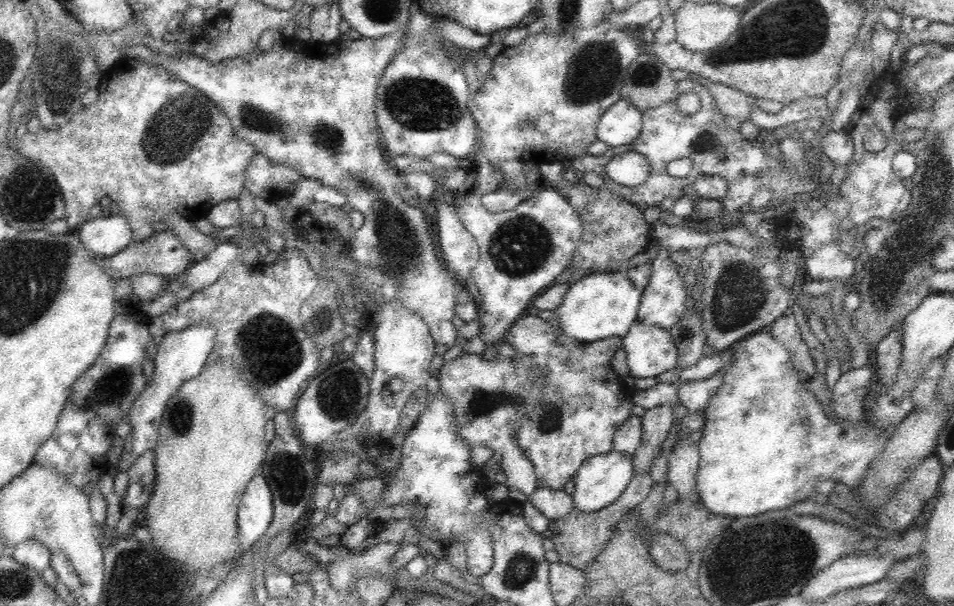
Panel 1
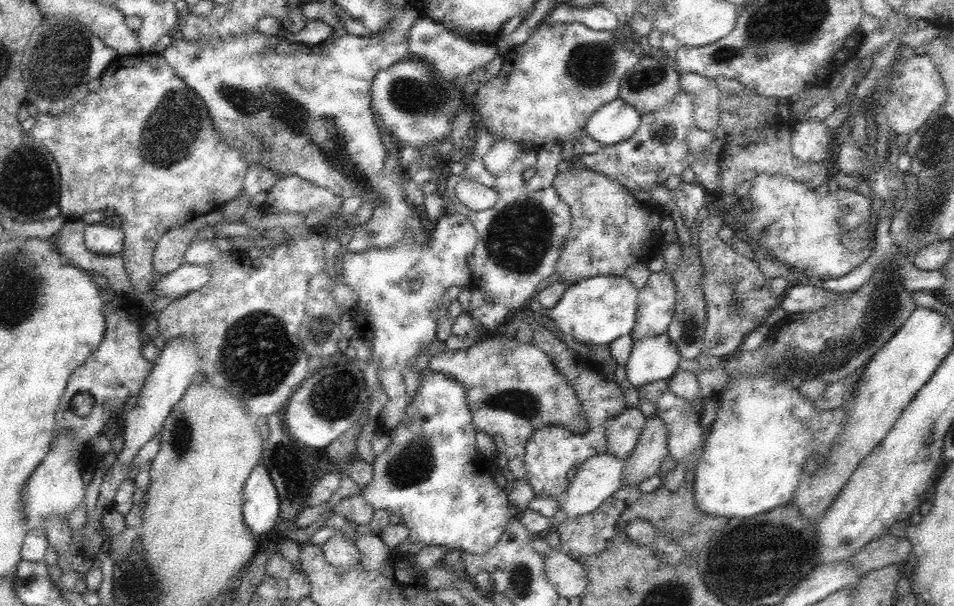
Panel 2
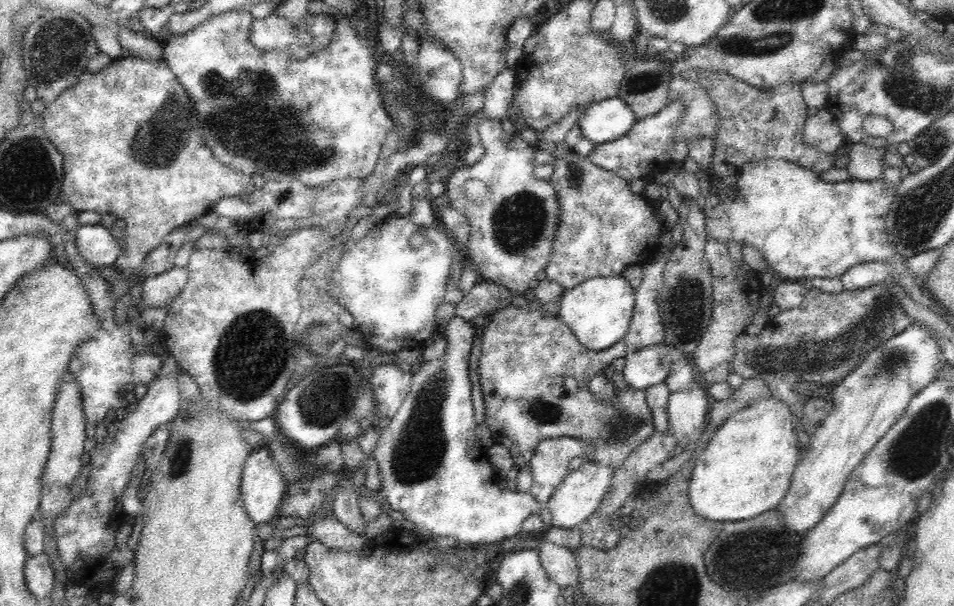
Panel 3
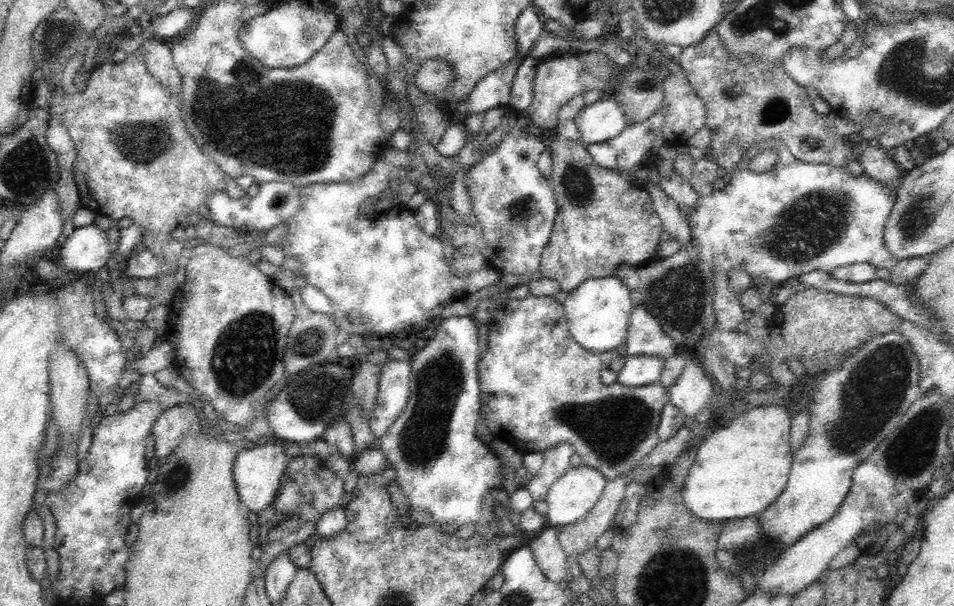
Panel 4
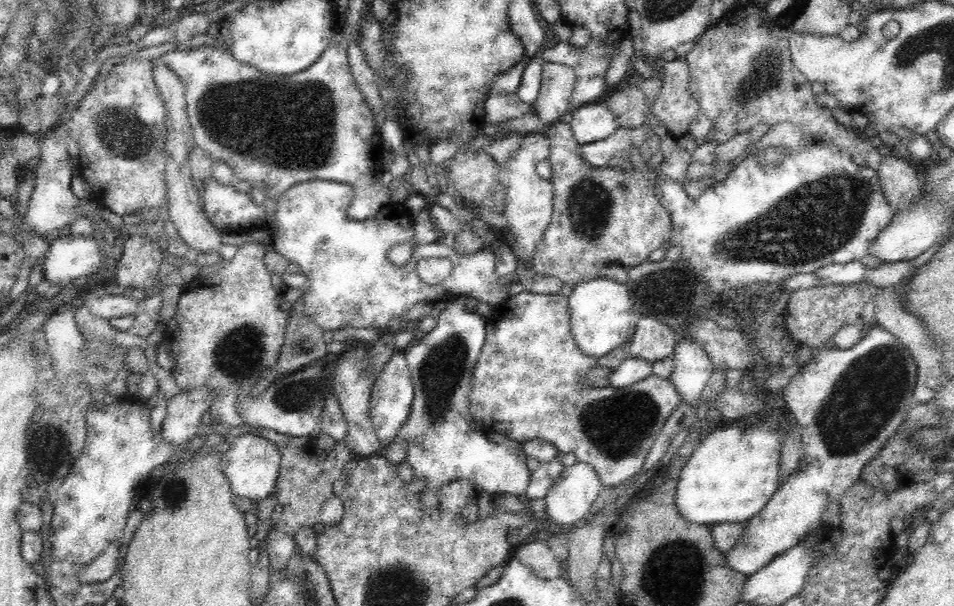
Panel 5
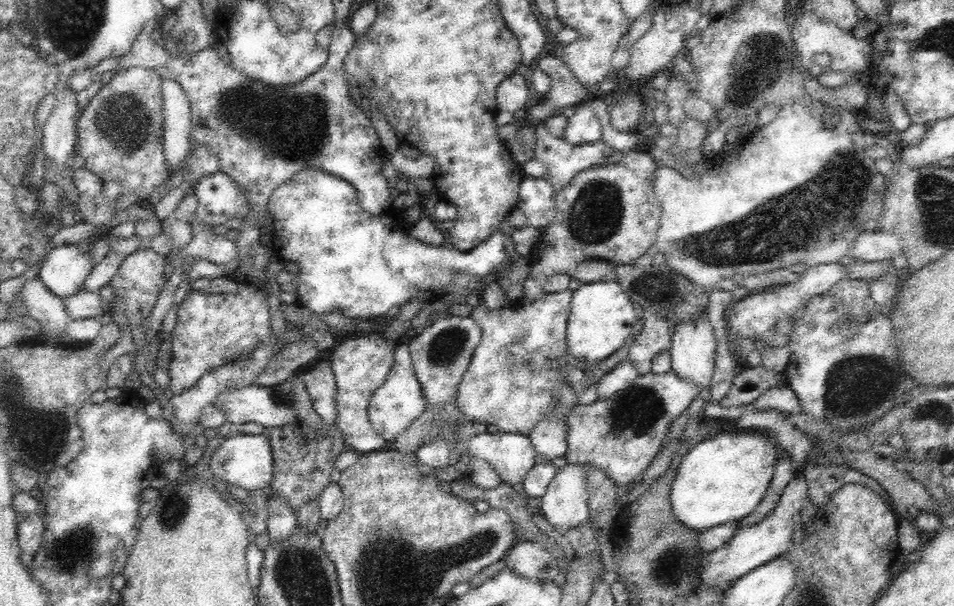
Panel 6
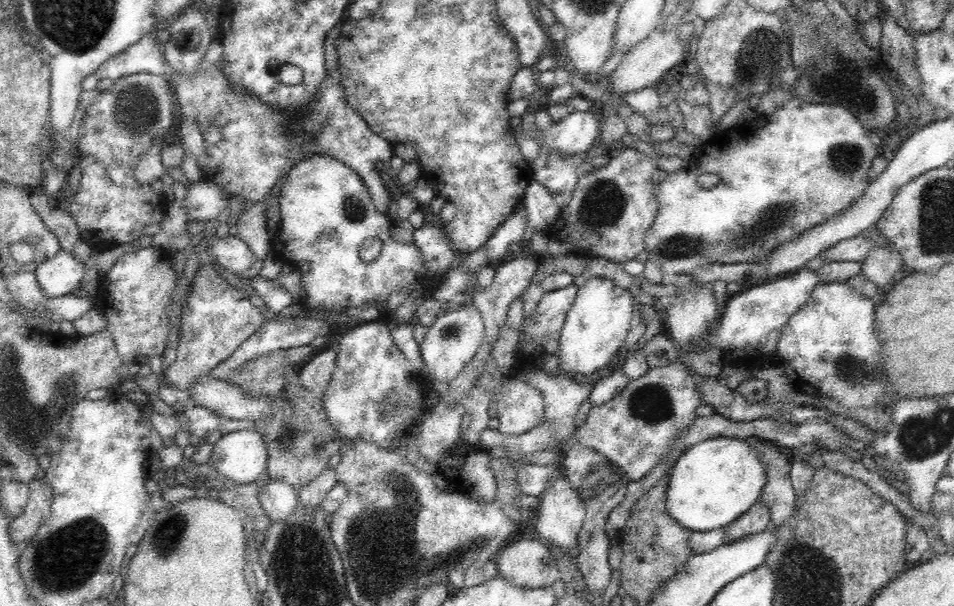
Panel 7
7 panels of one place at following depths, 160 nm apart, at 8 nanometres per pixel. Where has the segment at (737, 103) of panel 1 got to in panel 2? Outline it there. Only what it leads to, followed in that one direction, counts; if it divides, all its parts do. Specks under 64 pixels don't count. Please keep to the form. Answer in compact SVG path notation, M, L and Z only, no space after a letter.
M685 73L680 76L681 89L694 95L694 121L693 126L700 128L700 130L706 130L712 132L716 139L726 138L727 134L725 130L720 126L721 108L720 103L720 90L716 81L712 78L700 76L694 73Z

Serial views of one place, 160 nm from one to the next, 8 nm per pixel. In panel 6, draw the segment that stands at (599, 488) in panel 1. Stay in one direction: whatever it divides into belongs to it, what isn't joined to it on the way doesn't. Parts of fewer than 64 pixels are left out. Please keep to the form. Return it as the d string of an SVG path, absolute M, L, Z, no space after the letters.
M568 463L560 468L541 497L542 505L538 511L550 522L556 532L564 535L568 529L577 527L586 519L589 512L584 465Z

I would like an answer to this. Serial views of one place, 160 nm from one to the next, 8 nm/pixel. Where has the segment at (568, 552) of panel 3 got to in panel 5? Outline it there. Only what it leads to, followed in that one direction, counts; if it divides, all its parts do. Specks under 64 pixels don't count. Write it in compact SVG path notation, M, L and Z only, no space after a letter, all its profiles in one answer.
M532 538L514 548L516 550L513 550L512 555L515 555L515 558L528 567L535 576L546 580L554 580L560 576L562 561L556 557L545 539Z

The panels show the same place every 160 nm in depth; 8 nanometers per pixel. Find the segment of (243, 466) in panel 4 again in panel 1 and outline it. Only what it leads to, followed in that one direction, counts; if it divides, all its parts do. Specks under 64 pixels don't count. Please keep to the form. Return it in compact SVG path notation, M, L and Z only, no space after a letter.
M257 472L245 488L238 511L239 552L246 553L260 540L273 519L273 496L268 481Z

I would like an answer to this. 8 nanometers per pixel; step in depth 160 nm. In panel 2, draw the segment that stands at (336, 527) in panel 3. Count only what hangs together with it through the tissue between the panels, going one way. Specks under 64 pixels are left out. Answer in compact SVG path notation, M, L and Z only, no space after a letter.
M334 529L332 536L321 546L326 562L339 568L350 568L354 564L361 564L360 551L354 540L346 537L339 529Z

